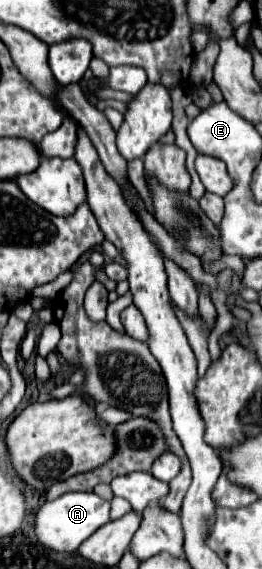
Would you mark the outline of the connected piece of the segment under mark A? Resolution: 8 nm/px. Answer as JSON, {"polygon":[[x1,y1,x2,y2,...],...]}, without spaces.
{"polygon":[[67,492,57,500,45,502,35,514,37,540,55,552,75,552,83,540,87,540,97,528,109,522,109,502,95,492]]}

